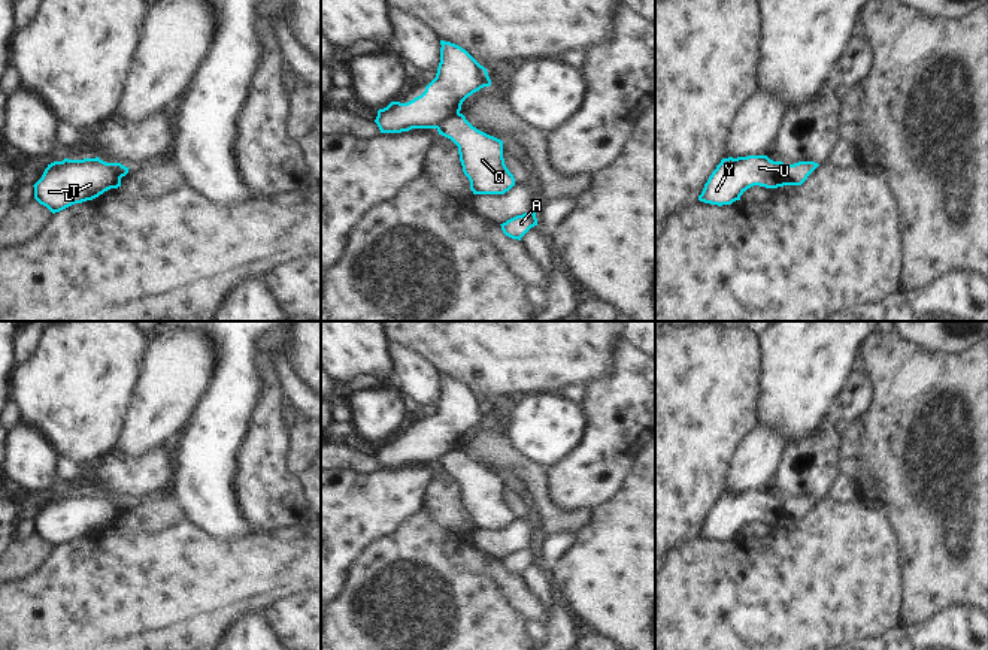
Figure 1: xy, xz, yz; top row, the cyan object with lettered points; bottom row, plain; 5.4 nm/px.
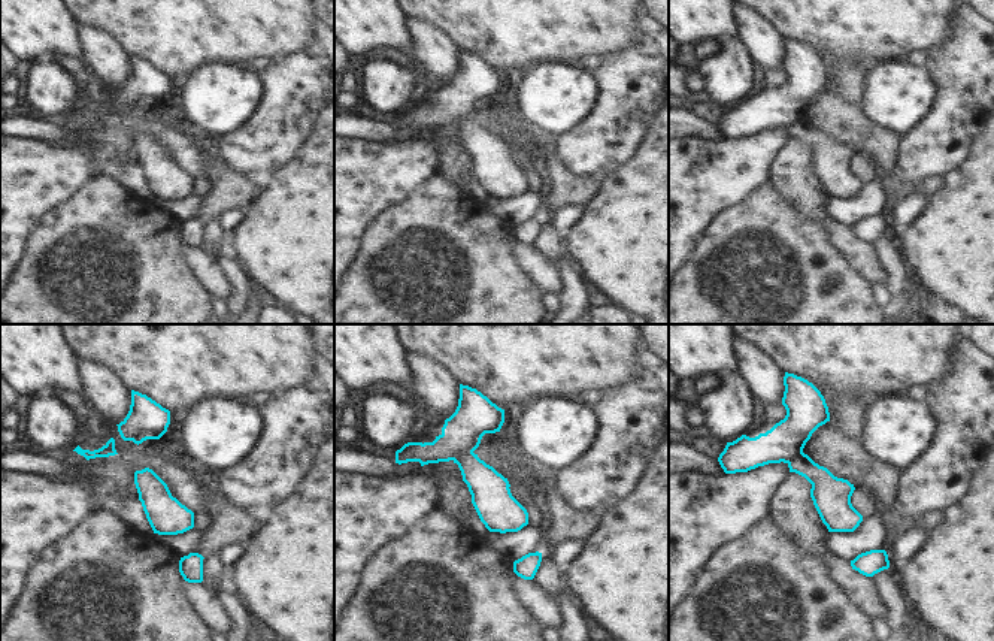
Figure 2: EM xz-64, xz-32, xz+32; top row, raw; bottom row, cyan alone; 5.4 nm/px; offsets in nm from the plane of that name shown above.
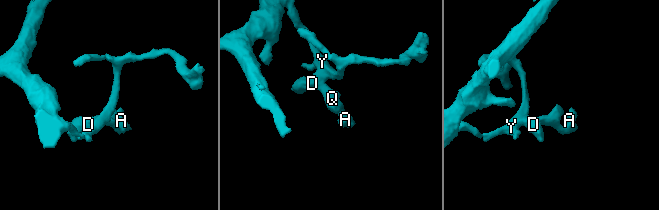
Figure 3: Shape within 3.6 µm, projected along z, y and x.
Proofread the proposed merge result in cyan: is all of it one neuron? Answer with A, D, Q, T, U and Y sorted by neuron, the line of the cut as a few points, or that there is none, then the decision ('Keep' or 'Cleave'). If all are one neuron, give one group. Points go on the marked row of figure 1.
Groups: A Q / D T U Y. Split along xz (458, 112), (444, 118), (435, 127). Cleave.

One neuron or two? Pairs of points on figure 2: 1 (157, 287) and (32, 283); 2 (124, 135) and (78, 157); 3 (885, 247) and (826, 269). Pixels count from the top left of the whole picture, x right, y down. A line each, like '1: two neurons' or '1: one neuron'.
1: one neuron
2: two neurons
3: two neurons

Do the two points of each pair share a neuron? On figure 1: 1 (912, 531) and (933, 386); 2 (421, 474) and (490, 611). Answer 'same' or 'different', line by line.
1: same
2: different

